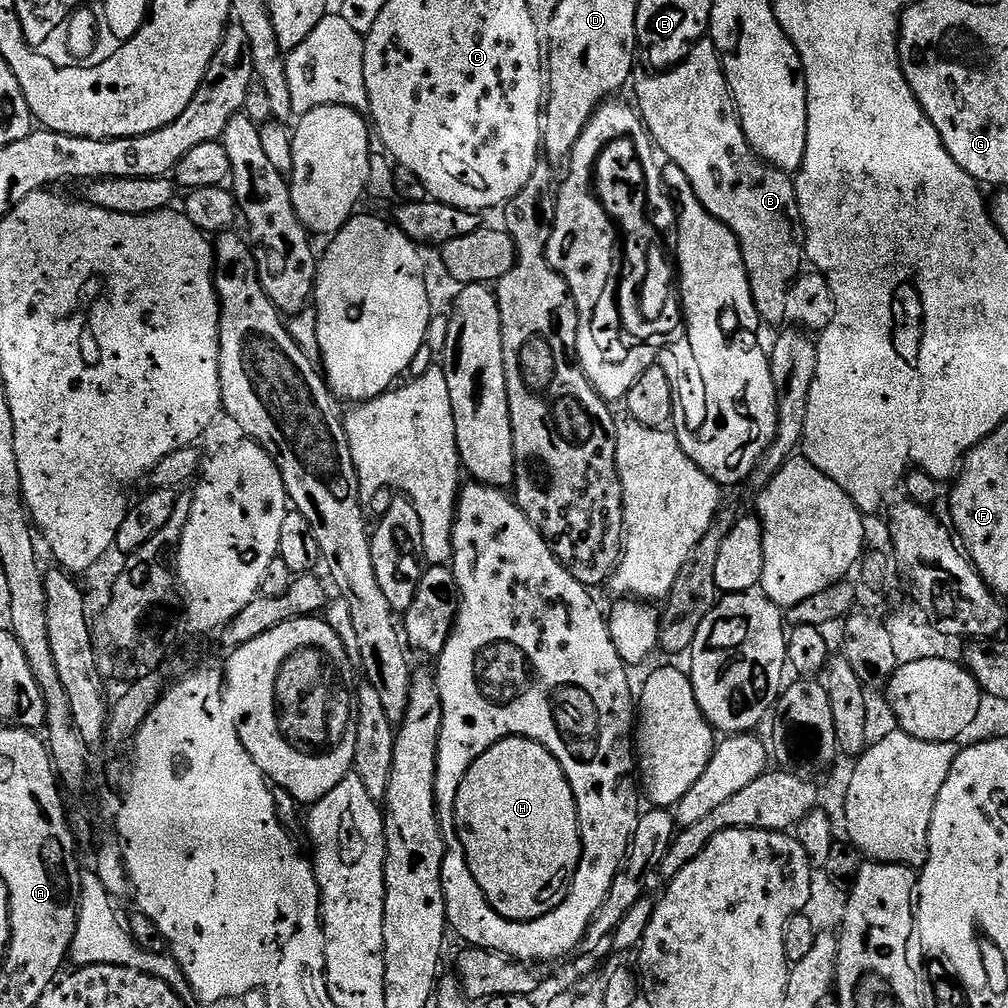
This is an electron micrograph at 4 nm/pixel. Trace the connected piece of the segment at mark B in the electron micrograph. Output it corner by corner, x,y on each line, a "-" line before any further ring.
711,39
696,41
687,49
686,55
679,63
652,75
656,76
644,76
640,81
635,81
637,84
634,104
653,145
661,153
664,151
668,155
667,159
676,164
682,174
686,174
698,202
702,202
705,210
721,220
736,235
761,321
765,325
778,323
780,319
785,319
788,290
801,271
800,263
803,265
806,260
804,224
800,221
800,207
793,177
761,160
748,144
740,125
740,115
736,113
736,104
732,100
732,91
728,89
724,77
724,67

